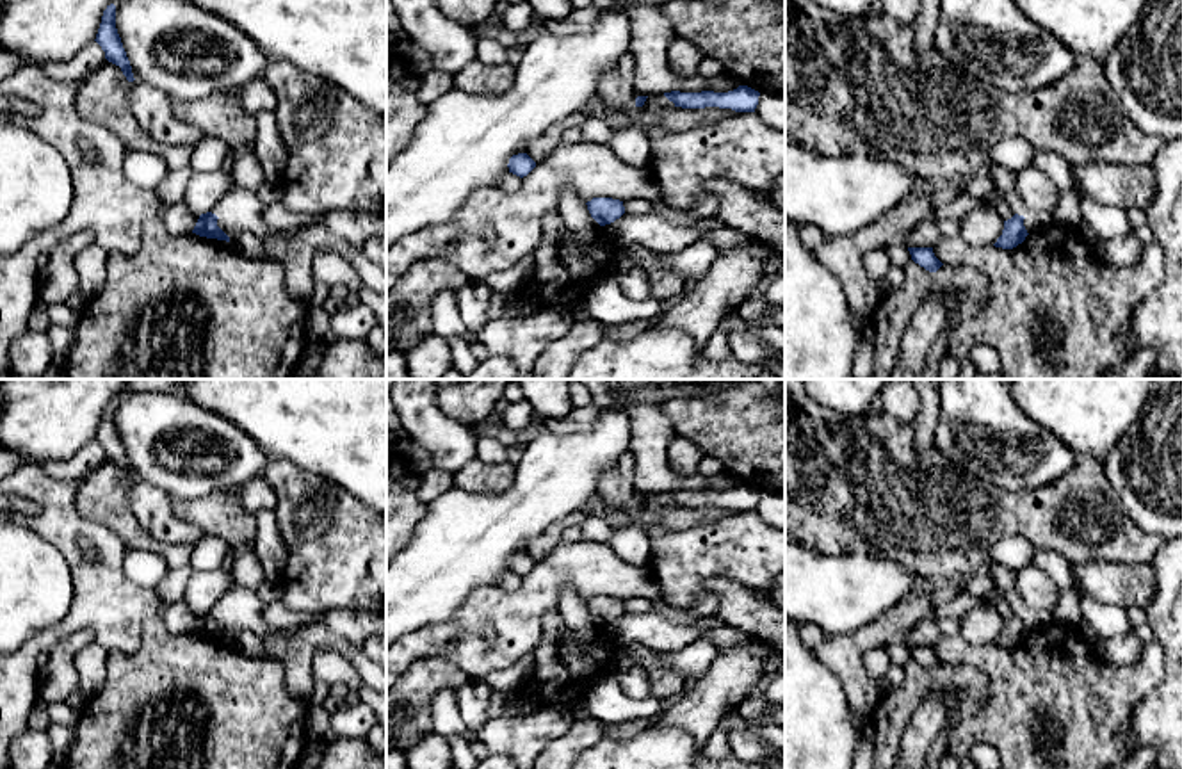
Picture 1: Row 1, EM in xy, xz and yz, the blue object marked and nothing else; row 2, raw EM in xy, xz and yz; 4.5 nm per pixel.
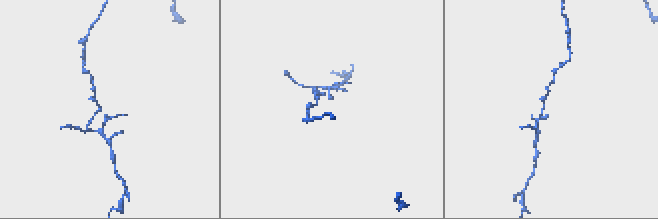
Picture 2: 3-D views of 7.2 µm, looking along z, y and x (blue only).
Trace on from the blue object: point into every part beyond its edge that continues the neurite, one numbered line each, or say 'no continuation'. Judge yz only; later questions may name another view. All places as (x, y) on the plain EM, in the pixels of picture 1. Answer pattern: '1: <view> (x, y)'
no continuation

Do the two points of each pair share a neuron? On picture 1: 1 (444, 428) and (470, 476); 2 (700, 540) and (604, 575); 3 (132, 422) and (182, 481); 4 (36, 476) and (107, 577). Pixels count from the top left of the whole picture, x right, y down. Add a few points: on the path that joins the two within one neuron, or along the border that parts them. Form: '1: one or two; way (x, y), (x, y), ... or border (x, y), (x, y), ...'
1: two; border (476, 456), (453, 476)
2: two; border (648, 566), (663, 599)
3: one; way (146, 440), (152, 465), (164, 470)
4: one; way (56, 501), (107, 552)

